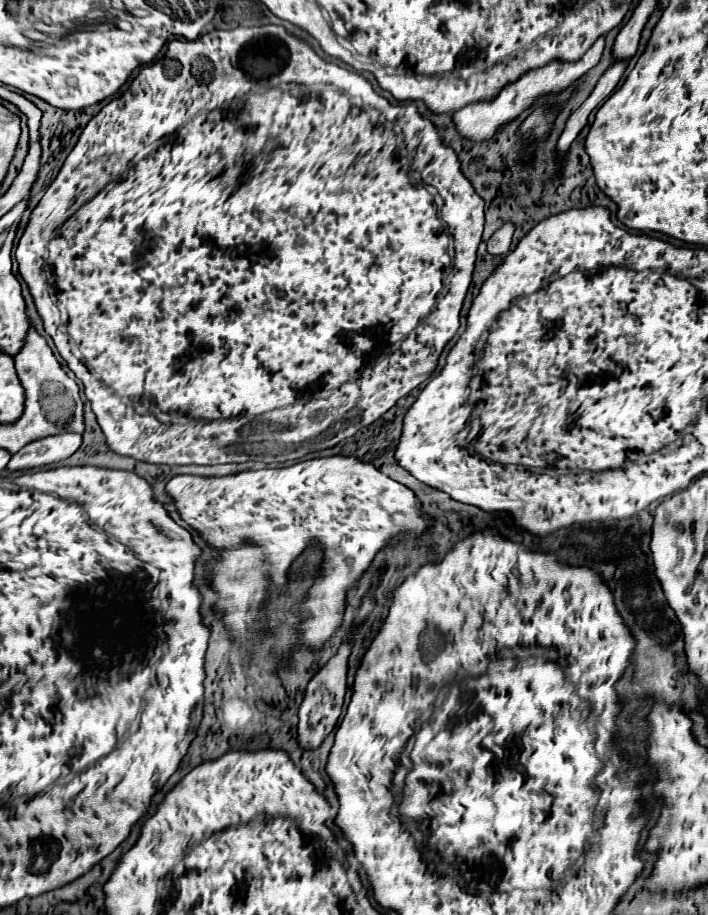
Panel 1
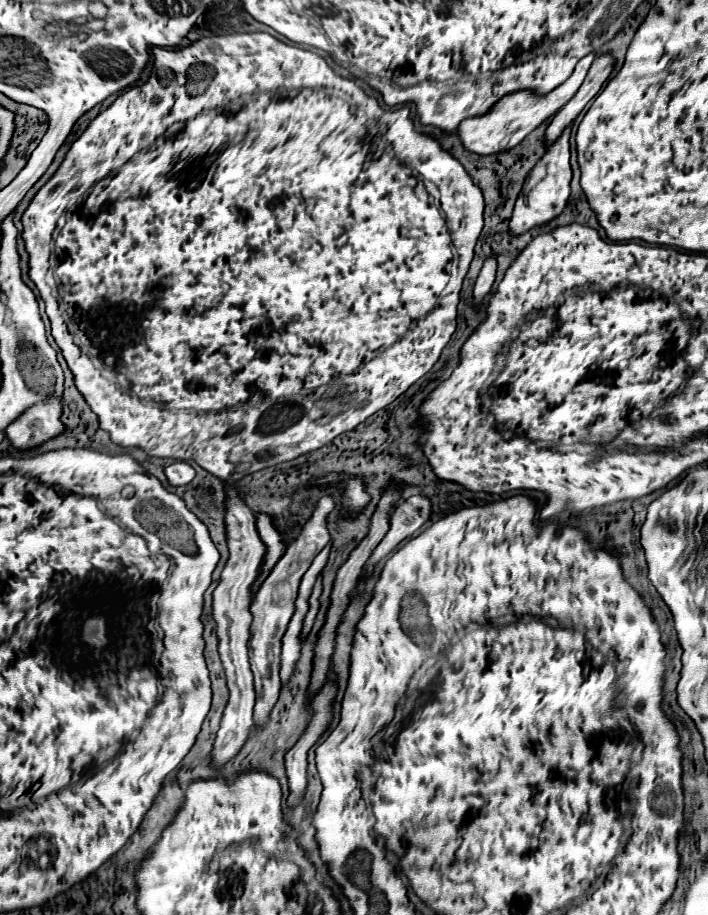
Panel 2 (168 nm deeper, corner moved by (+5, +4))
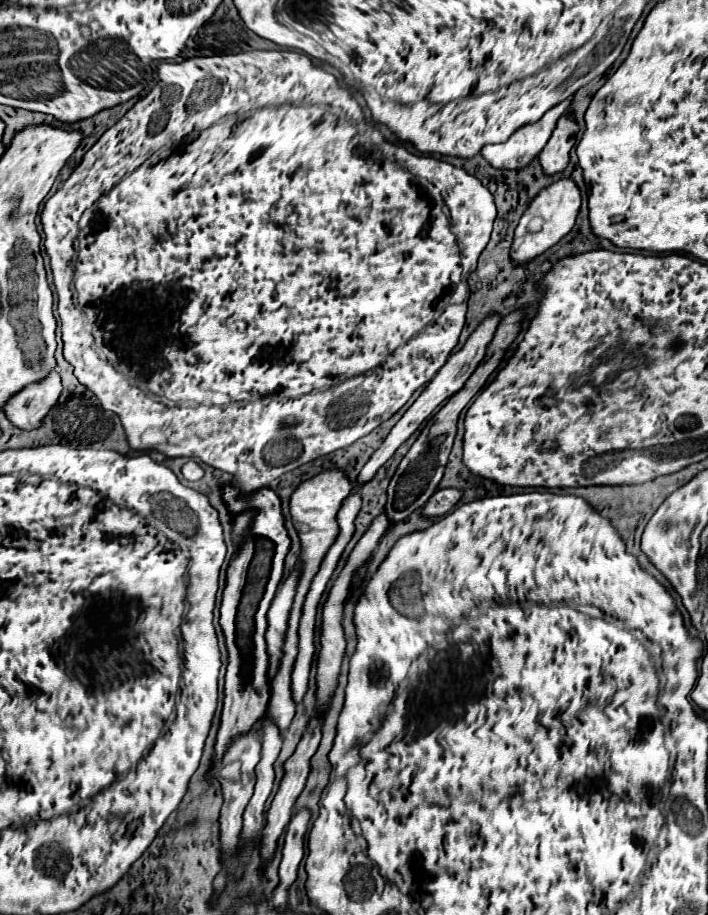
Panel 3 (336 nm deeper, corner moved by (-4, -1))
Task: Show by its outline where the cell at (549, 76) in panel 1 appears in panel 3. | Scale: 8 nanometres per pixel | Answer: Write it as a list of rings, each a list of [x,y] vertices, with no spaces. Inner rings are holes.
[[[569,102],[553,106],[537,124],[525,124],[509,140],[501,144],[487,144],[481,148],[481,156],[493,168],[521,168],[527,166],[547,144],[559,116],[569,108]]]

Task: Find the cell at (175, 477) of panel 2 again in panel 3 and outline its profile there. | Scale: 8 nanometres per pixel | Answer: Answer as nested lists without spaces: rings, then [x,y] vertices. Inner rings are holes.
[[[189,460],[185,466],[183,466],[183,478],[185,480],[189,480],[189,482],[197,482],[197,480],[201,480],[203,478],[205,472],[197,462],[193,462],[193,460]]]

